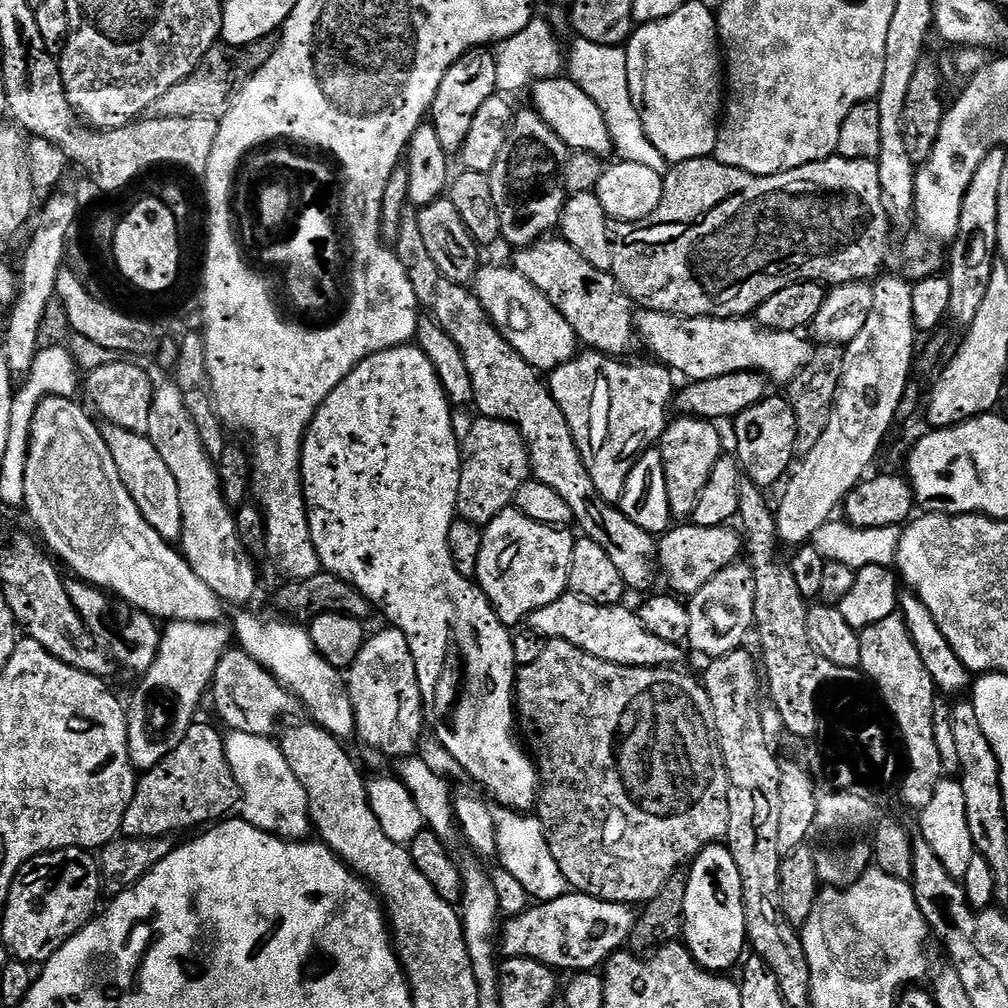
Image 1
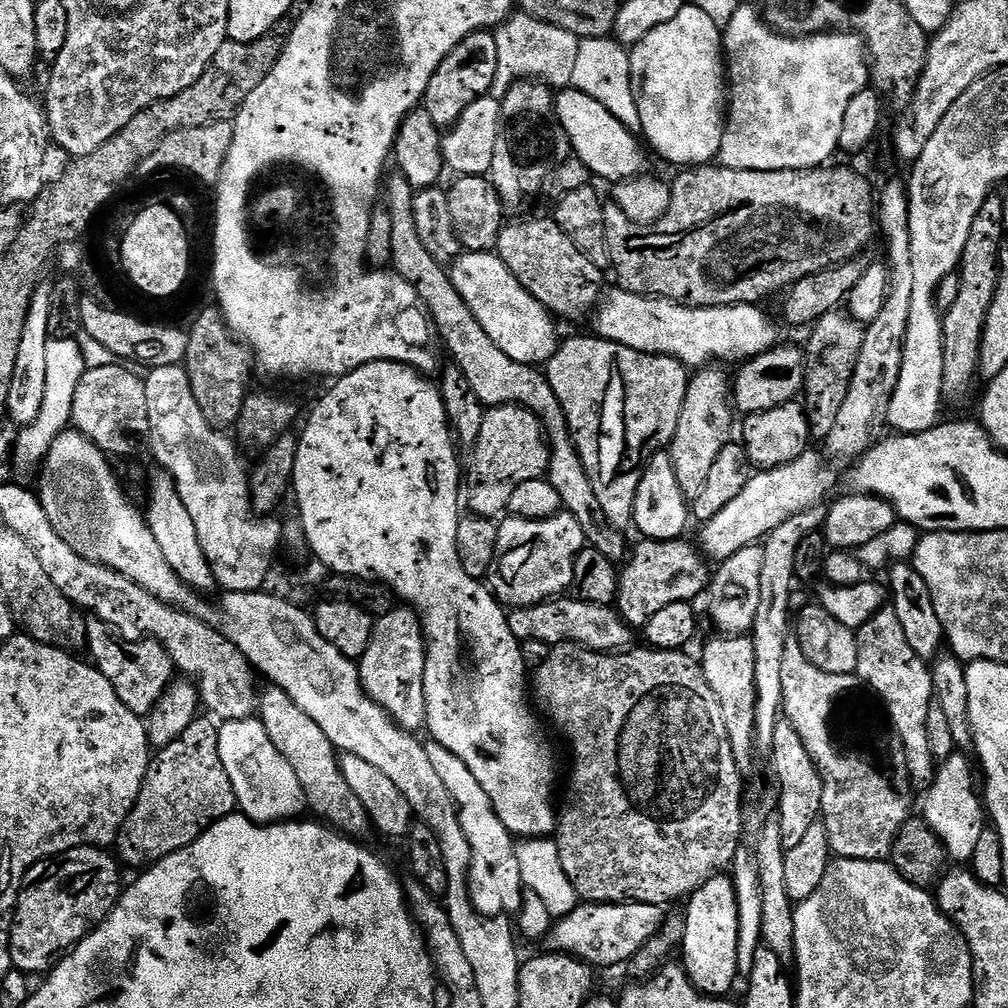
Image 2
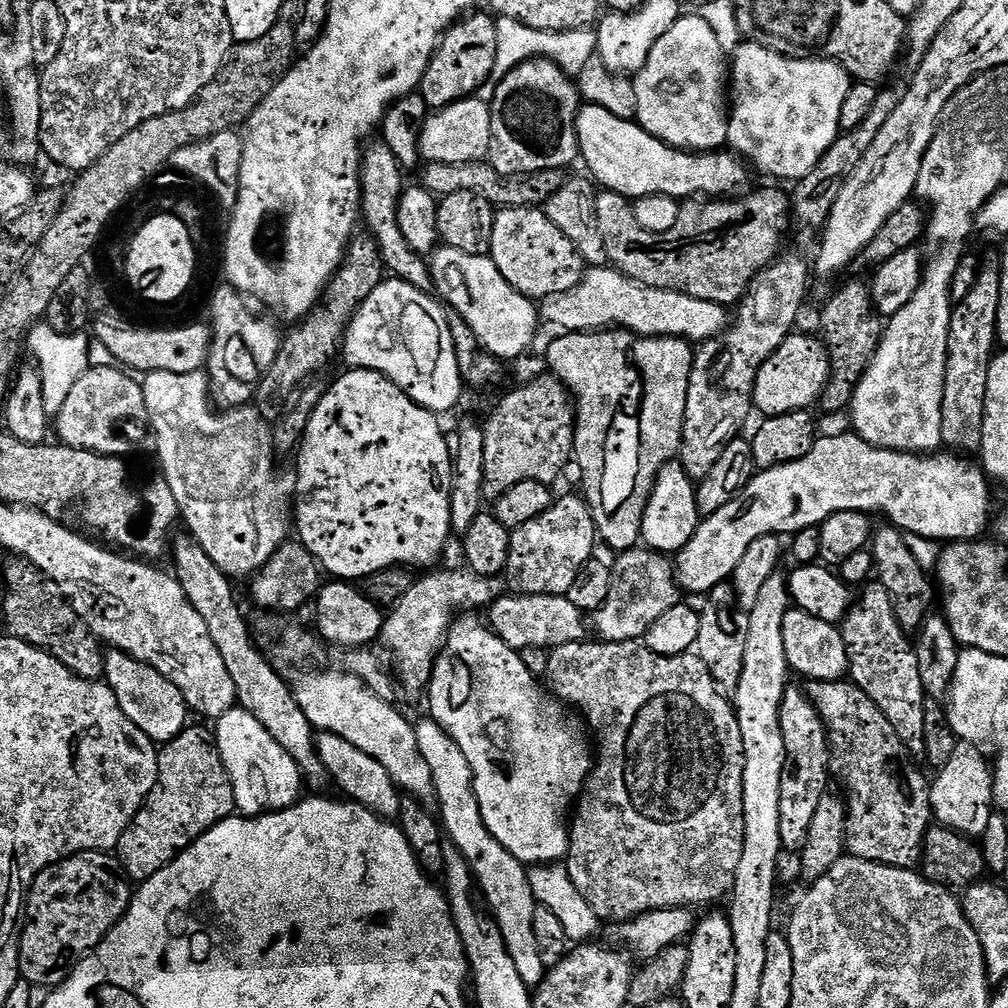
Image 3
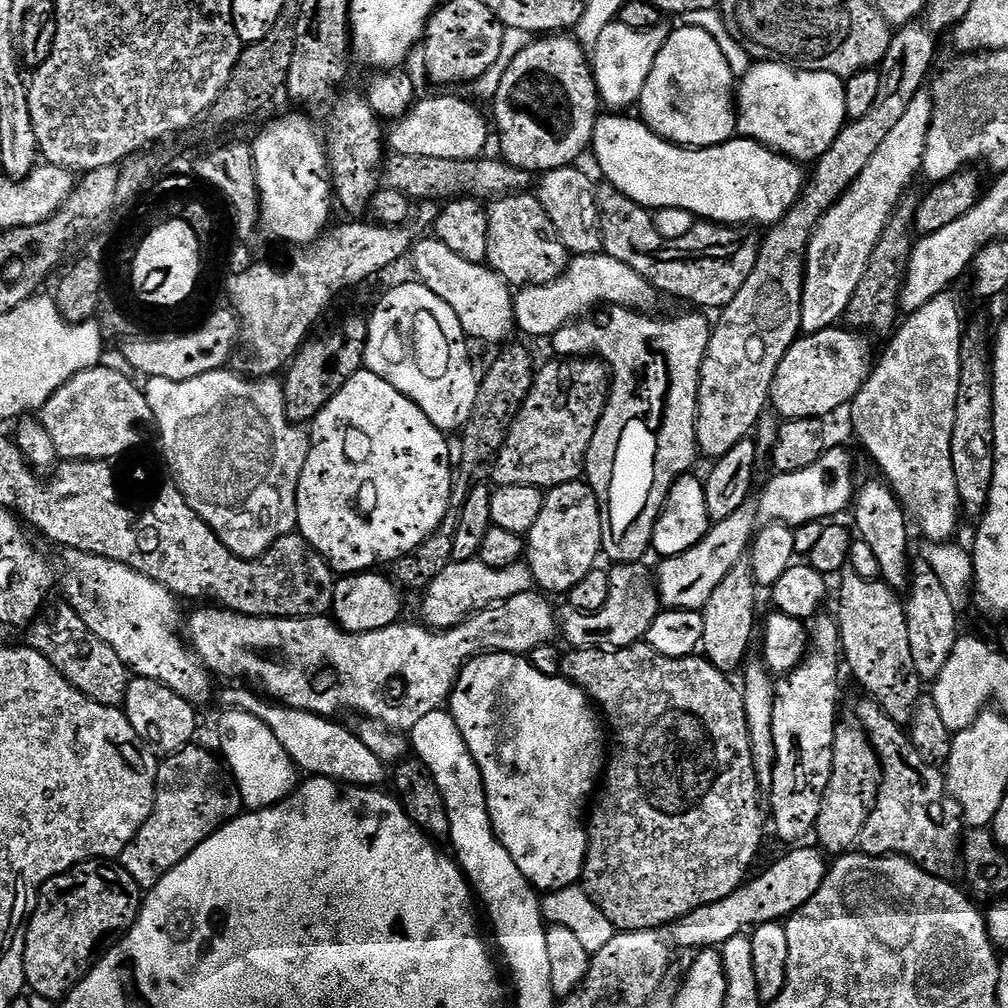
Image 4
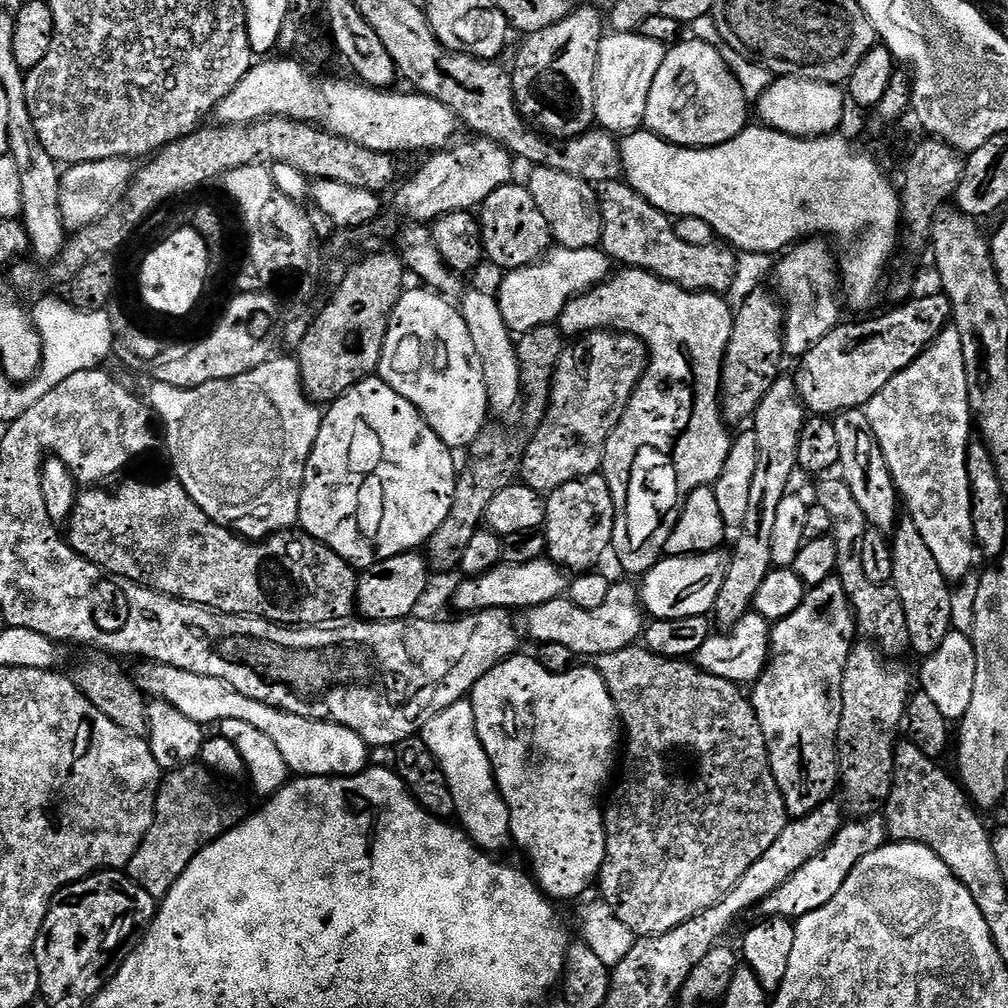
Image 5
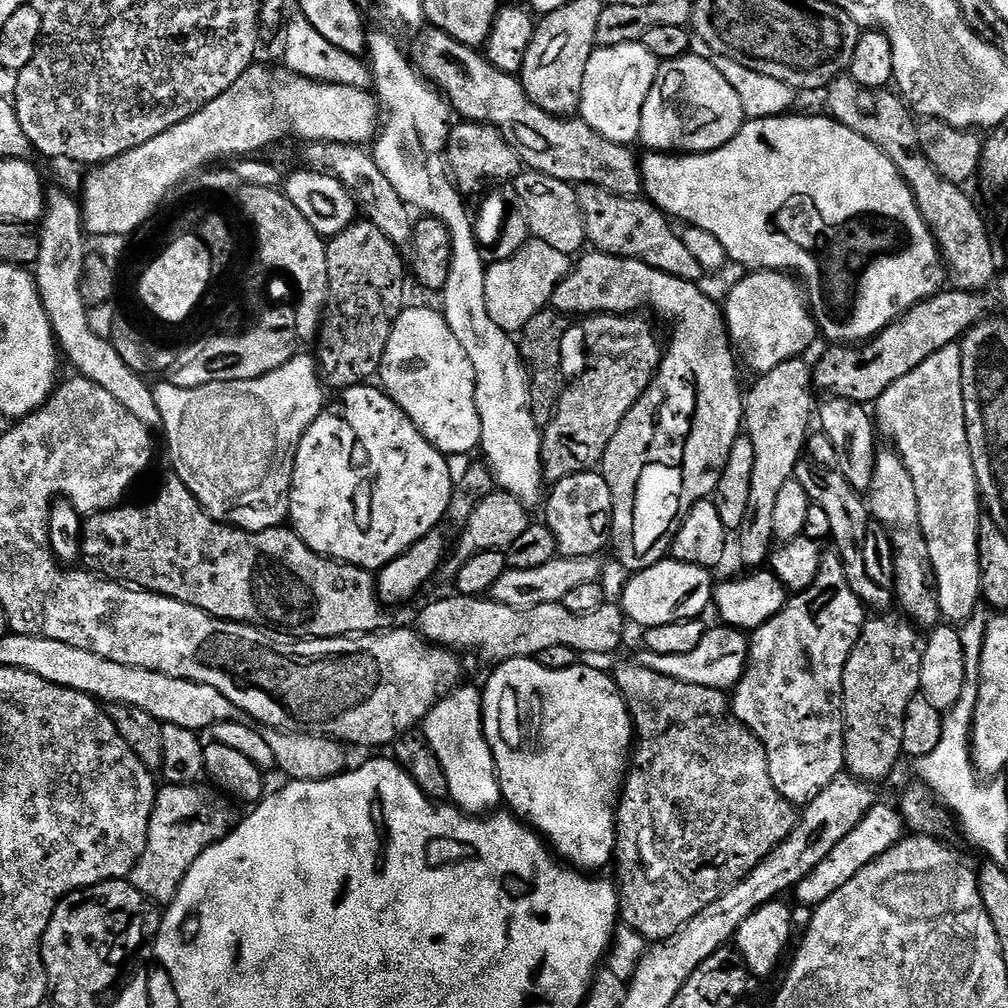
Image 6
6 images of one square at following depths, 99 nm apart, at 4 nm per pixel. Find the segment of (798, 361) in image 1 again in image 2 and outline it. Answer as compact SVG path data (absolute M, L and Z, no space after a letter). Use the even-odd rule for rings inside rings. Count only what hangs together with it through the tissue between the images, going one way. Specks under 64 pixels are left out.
M616 286L614 290L605 291L602 299L595 305L596 312L596 328L595 335L609 340L610 342L618 342L622 346L630 346L630 350L638 350L646 354L654 354L655 356L669 356L678 362L682 362L685 368L689 370L699 370L705 366L711 365L713 362L724 362L720 360L736 360L735 362L743 362L752 359L753 356L761 356L763 352L777 347L776 328L772 325L772 320L766 313L756 304L731 304L730 306L706 306L705 308L695 308L692 304L681 304L679 300L670 300L662 296L639 296L637 292L625 292L623 288Z

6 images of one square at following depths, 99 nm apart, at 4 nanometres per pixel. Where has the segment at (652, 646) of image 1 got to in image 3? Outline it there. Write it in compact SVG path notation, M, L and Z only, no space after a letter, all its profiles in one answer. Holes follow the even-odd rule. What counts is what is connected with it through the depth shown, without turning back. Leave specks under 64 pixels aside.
M542 593L533 596L521 596L519 594L505 594L491 605L490 611L492 613L489 614L487 623L492 631L502 638L502 642L506 642L511 648L517 650L526 647L542 647L551 650L582 639L582 633L580 633L582 613L578 606L574 606L574 602L568 600L567 595L549 596Z

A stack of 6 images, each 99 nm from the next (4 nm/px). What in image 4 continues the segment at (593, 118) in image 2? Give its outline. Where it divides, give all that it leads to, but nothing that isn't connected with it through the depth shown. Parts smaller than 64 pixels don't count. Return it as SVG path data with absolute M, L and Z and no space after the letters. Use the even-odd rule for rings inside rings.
M601 115L592 131L590 148L593 153L596 151L596 160L604 171L603 179L643 208L686 210L693 217L721 226L741 226L740 224L748 224L751 220L756 224L771 226L779 224L806 183L805 173L800 173L801 165L797 161L777 154L757 140L733 138L725 144L715 144L712 148L685 148L664 136L660 137L658 133L652 132L656 130L648 124L637 120Z

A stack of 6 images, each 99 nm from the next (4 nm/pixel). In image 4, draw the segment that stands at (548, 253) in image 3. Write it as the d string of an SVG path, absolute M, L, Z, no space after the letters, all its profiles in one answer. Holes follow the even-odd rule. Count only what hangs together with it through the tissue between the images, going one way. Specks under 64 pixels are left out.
M532 194L501 196L491 201L487 209L488 256L487 263L493 272L509 286L517 289L542 286L556 279L568 267L570 253L556 236L544 212L535 210L537 197Z

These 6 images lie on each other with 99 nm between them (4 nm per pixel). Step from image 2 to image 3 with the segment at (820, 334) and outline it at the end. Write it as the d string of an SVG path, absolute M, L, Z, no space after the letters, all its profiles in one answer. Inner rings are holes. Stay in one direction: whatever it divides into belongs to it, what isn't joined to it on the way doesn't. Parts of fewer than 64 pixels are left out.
M852 282L838 291L825 306L820 318L821 337L832 360L832 376L818 401L826 412L843 412L852 401L859 384L882 337L884 322L877 314L871 289L864 283Z

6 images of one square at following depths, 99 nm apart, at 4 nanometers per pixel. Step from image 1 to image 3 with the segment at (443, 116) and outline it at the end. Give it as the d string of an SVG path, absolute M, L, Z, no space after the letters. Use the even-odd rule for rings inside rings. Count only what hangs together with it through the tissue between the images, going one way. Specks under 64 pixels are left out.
M477 11L468 14L444 33L432 61L428 63L418 93L425 99L429 109L449 108L460 100L475 97L480 88L493 79L492 71L497 57L496 20ZM477 15L477 16L476 16Z

